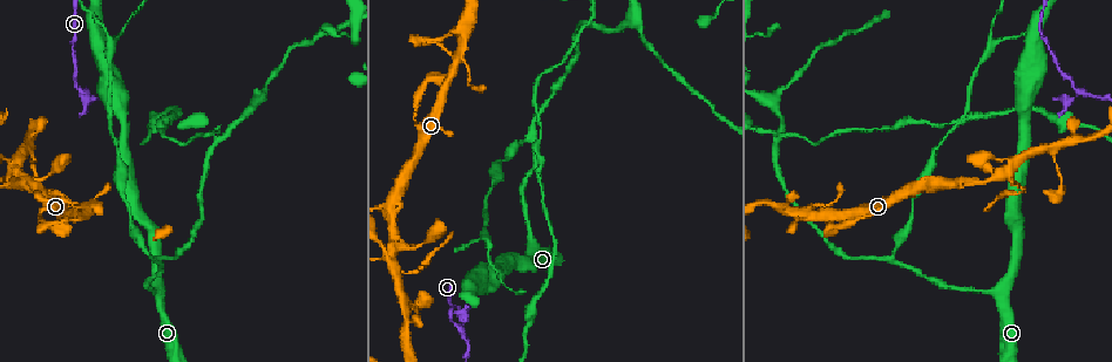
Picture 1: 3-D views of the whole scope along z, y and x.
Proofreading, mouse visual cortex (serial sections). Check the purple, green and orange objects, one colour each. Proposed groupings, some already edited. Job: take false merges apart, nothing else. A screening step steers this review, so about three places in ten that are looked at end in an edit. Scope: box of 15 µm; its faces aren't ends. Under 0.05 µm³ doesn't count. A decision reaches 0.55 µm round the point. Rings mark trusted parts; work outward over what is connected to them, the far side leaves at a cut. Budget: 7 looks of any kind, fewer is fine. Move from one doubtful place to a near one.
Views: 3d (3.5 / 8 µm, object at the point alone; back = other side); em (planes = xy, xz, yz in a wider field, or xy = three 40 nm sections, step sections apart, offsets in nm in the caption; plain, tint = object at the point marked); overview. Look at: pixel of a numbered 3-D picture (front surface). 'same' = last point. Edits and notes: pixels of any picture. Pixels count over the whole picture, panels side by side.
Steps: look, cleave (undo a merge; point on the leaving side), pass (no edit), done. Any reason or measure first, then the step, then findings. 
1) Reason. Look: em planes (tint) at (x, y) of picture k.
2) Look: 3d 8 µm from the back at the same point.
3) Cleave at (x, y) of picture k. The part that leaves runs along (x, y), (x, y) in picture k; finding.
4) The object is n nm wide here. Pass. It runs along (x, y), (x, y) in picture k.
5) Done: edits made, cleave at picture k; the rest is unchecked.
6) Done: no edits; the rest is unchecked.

Four or more arms meet. Look: 3d 3.5 µm at (1009, 176) of picture 1.

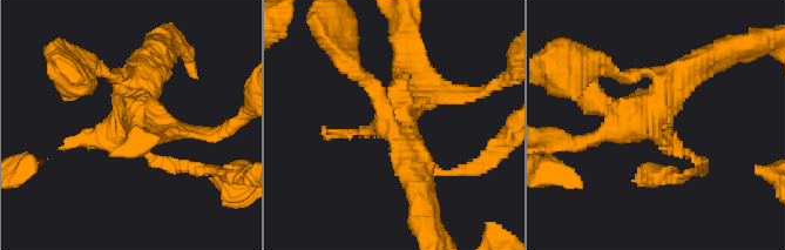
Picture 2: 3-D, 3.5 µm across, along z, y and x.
Look: em planes (tint) at (133, 113) of picture 2.

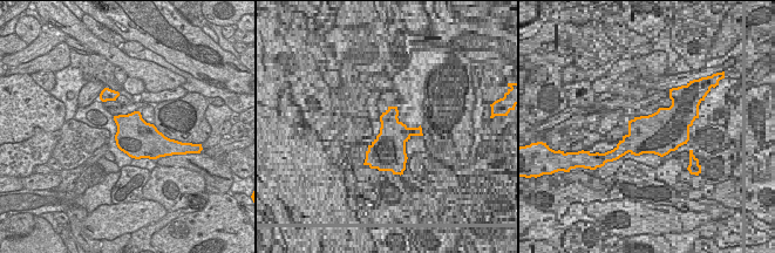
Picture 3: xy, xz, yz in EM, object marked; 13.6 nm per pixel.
The object is 500 nm wide here. Cleave at (154, 159) of picture 2. The part that leaves runs along (663, 134), (705, 162), (699, 169) in picture 2; two cells meet here.

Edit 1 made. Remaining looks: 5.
Thin neck. Look: 3d 3.5 µm at (155, 258) of picture 1.

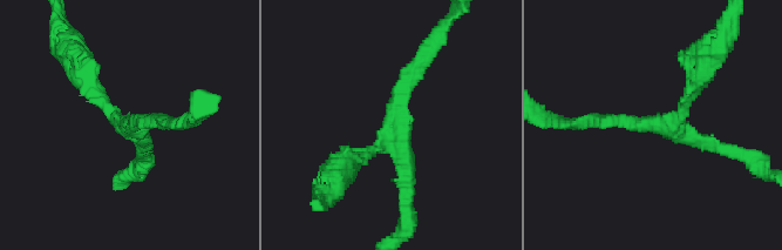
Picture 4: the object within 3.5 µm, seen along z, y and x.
3 arms meet here; the arms are 200, 200, 200 nm wide. Look: em xy step 3 (plain) at (671, 126) of picture 4.

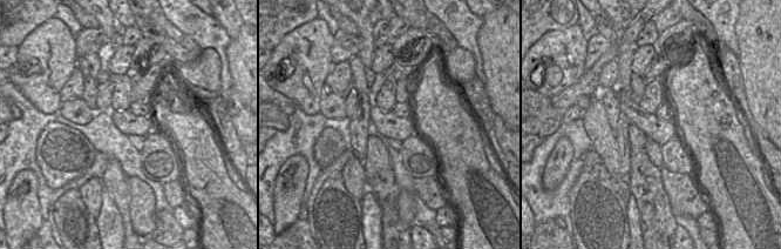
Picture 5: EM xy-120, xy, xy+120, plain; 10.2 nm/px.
Look: em xy step 3 (tint) at the same point.

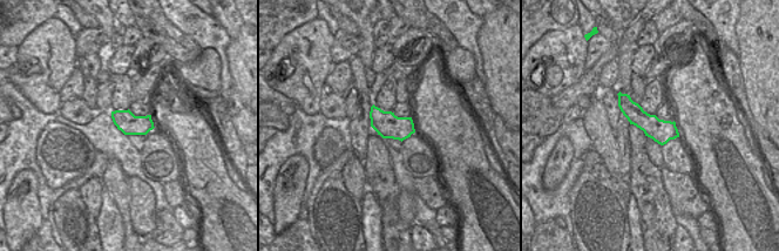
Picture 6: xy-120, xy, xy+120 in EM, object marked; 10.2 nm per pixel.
The object is 280 nm wide here. Pass. It runs along (621, 96), (647, 123), (675, 134) in picture 6; all the same cell.

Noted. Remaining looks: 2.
Looks like a crossing. Look: 3d 3.5 µm at (455, 60) of picture 1.

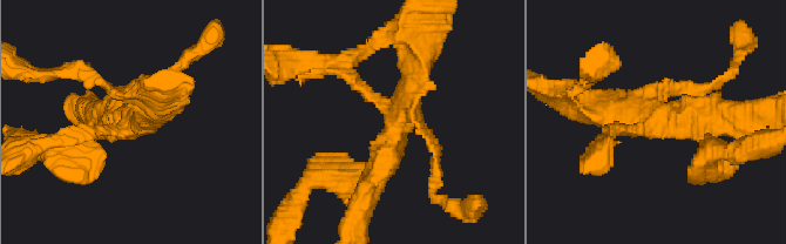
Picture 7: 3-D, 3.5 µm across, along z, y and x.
Look: em planes (tint) at (656, 122) of picture 7.

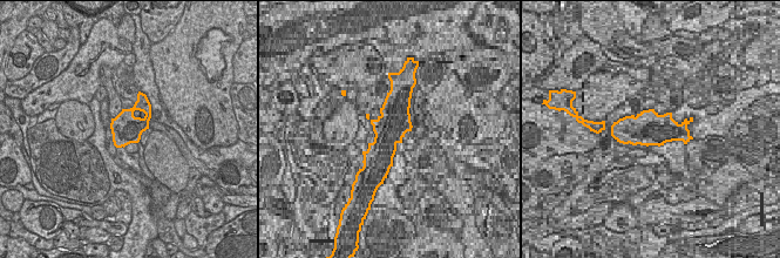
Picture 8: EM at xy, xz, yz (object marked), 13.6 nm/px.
The arms are 150, 150, 350, 350 nm wide. Pass. It runs along (367, 194), (407, 107), (418, 52) in picture 7; continuous, no second cell.

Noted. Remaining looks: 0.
Done: edits made, cleave at picture 2; the rest is unchecked.

